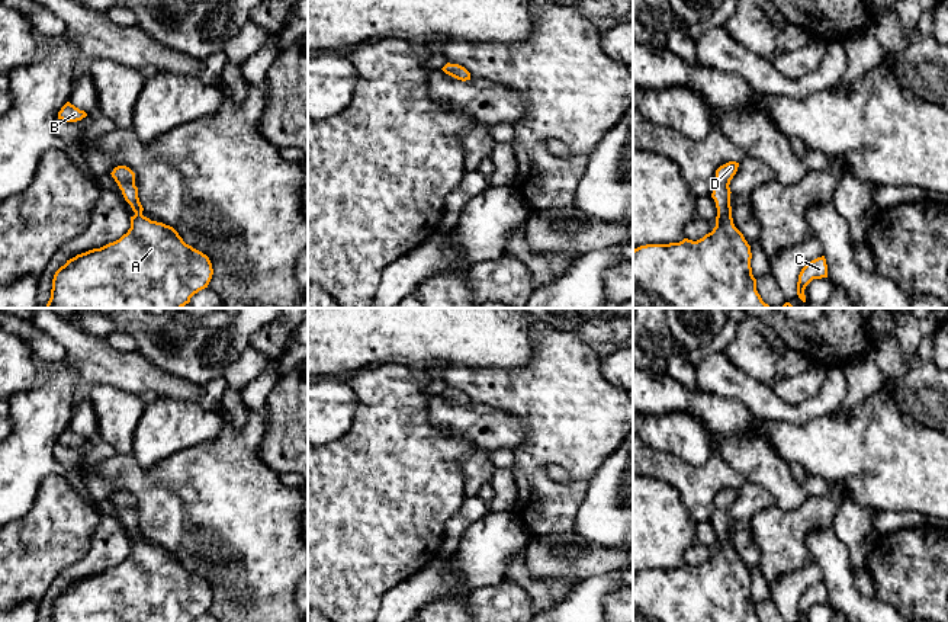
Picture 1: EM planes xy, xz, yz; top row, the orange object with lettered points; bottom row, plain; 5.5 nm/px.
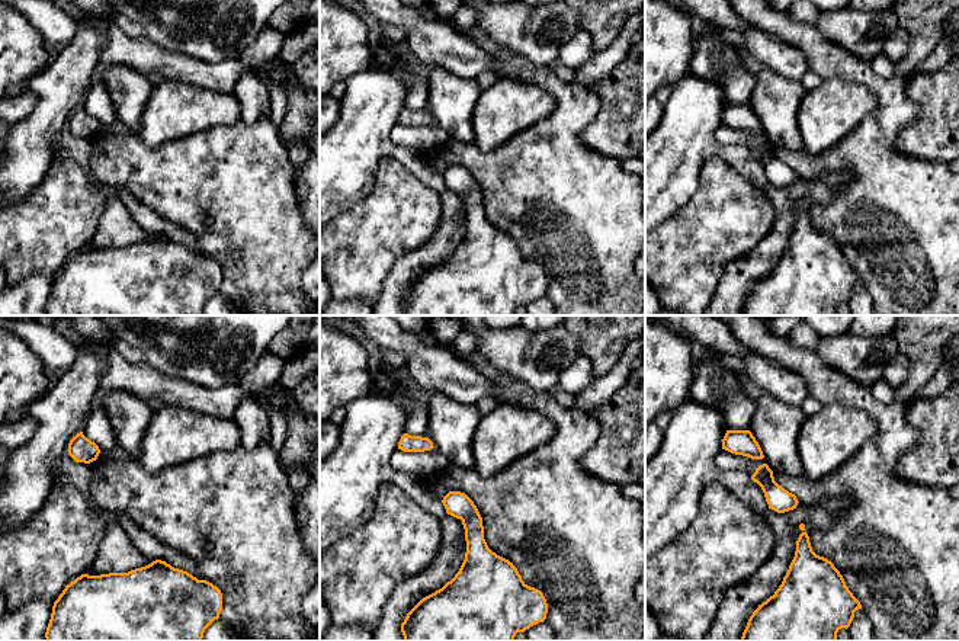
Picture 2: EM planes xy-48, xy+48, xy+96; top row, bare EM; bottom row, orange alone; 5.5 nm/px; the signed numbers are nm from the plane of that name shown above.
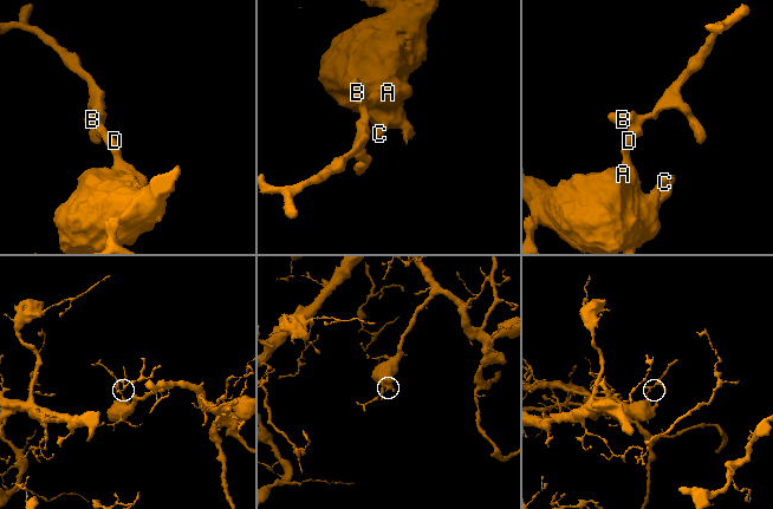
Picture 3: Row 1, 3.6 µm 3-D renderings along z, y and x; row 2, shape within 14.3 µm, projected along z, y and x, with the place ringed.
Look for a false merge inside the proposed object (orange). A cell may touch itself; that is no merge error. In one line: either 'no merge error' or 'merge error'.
no merge error

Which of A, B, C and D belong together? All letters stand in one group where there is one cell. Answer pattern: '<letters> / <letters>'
A B C D

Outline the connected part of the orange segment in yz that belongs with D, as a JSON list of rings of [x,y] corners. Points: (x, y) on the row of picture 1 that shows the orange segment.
[[[729,161],[716,170],[711,198],[717,217],[711,233],[697,241],[684,238],[633,250],[633,308],[775,308],[758,294],[751,246],[733,224],[729,185],[737,167],[739,163]]]

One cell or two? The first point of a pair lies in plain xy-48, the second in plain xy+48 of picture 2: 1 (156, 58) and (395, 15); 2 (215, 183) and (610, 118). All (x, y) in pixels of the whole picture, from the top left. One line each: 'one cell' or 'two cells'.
1: one cell
2: two cells

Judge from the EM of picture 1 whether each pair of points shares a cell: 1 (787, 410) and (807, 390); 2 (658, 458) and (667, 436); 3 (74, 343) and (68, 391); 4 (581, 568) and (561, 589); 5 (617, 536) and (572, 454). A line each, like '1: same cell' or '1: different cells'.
1: different cells
2: different cells
3: different cells
4: different cells
5: different cells

